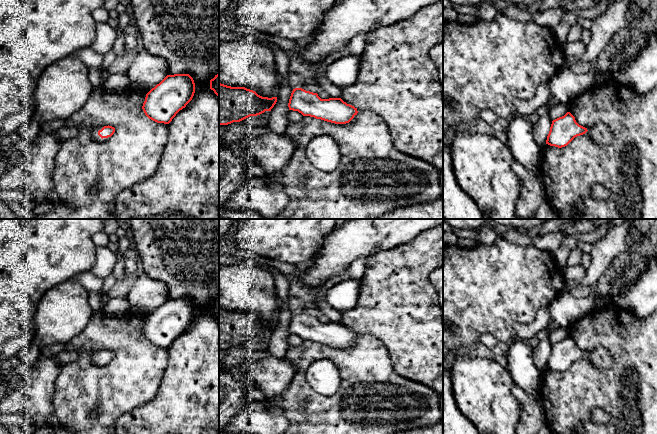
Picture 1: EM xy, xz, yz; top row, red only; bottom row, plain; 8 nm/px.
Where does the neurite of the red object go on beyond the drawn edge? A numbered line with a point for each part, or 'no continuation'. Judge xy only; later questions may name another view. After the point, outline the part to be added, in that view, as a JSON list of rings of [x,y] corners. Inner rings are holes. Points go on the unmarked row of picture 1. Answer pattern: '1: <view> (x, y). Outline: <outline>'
1: xy (94, 356). Outline: [[[97,350],[97,351],[93,351],[92,354],[91,354],[91,362],[97,366],[104,366],[104,365],[107,365],[110,361],[108,362],[101,362],[99,359],[98,359],[98,355],[101,354],[104,350]]]

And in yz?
1: yz (600, 357). Outline: [[[603,347],[595,348],[589,352],[587,352],[586,359],[590,361],[593,365],[607,370],[610,369],[614,365],[614,360],[611,354],[607,349]]]

